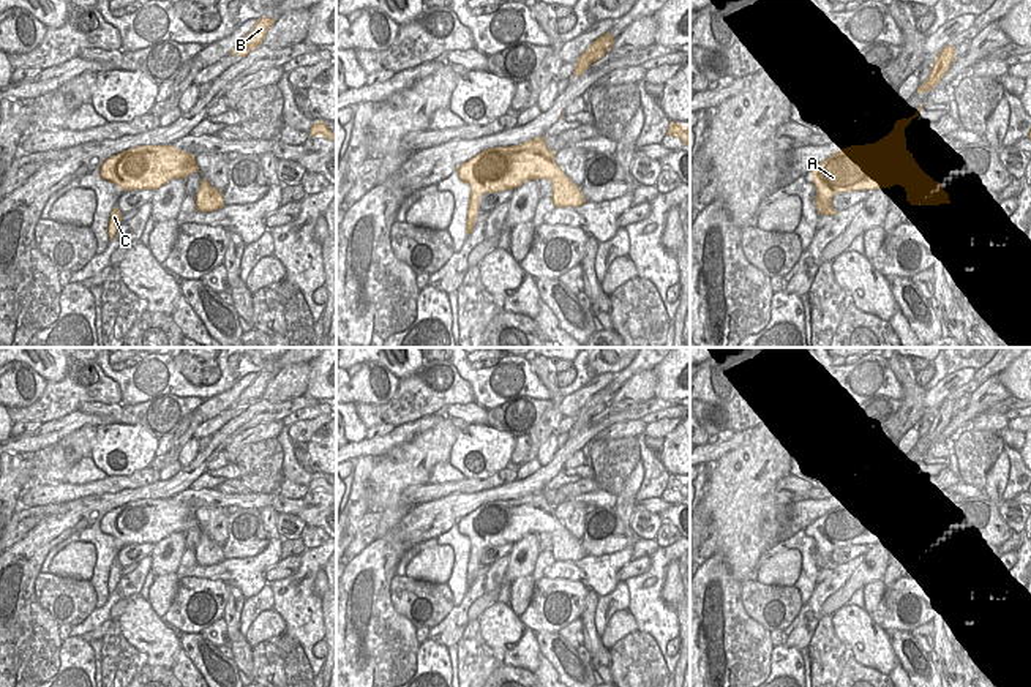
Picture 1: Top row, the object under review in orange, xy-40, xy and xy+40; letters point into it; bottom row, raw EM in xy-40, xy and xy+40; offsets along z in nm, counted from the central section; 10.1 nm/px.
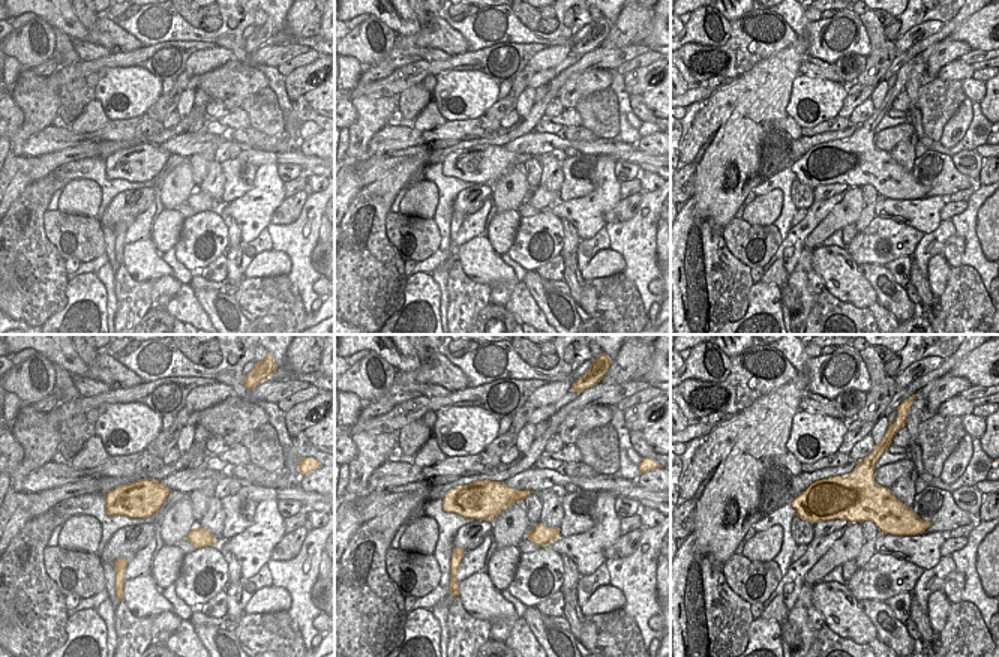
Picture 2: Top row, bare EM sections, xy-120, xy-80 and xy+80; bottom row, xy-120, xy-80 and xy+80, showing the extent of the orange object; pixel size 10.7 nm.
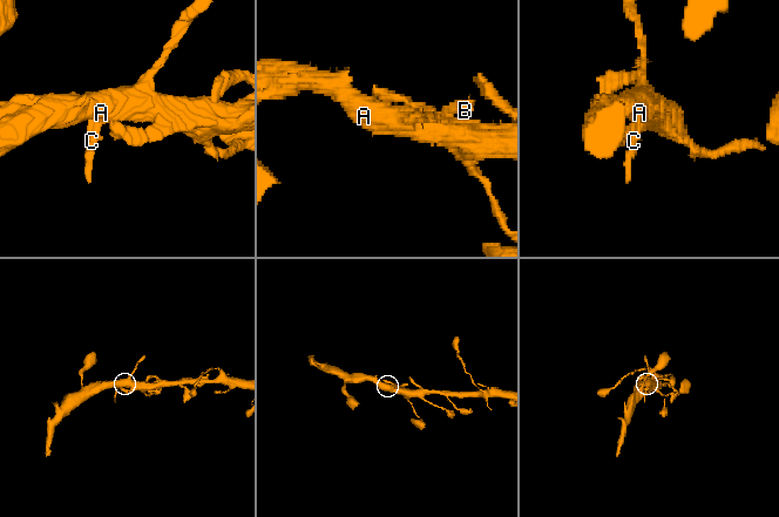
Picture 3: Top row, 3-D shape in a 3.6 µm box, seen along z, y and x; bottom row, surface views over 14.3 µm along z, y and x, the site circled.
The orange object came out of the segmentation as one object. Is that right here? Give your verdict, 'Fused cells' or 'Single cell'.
Single cell

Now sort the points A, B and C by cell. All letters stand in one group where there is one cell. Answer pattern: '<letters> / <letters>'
A B C

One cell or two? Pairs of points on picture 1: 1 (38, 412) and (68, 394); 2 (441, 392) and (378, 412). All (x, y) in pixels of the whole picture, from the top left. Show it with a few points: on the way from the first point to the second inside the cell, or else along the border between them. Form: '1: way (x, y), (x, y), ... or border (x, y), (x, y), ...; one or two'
1: way (46, 408), (60, 398); one
2: way (425, 392), (393, 412); one

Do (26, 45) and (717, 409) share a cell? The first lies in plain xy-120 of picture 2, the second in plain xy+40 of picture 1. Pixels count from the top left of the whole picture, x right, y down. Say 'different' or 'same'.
different

